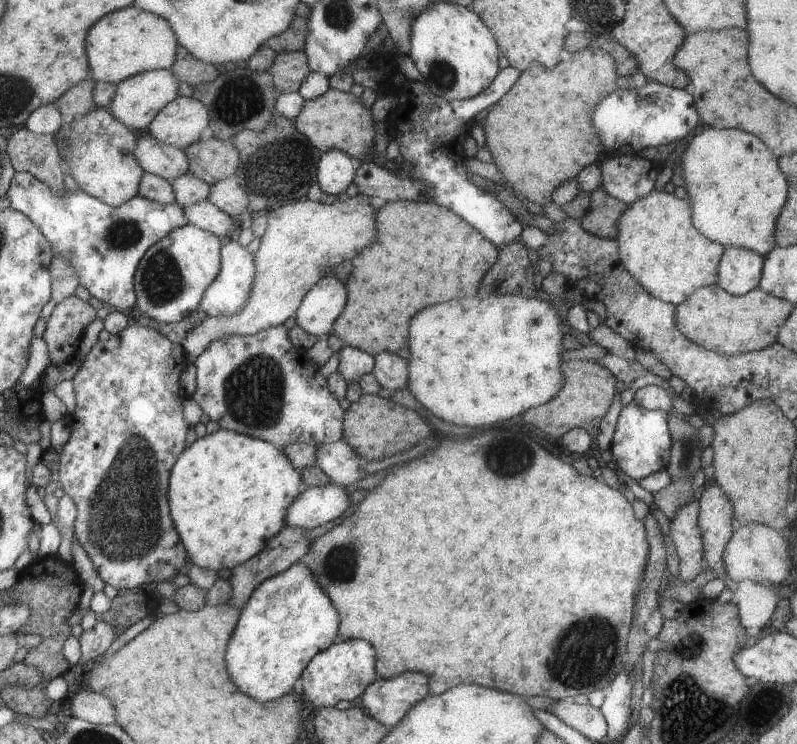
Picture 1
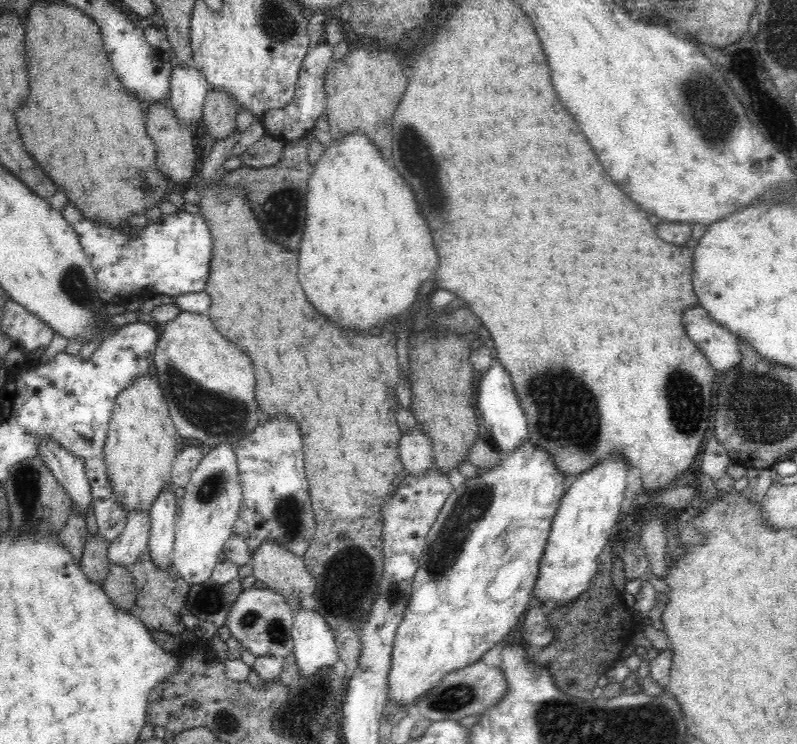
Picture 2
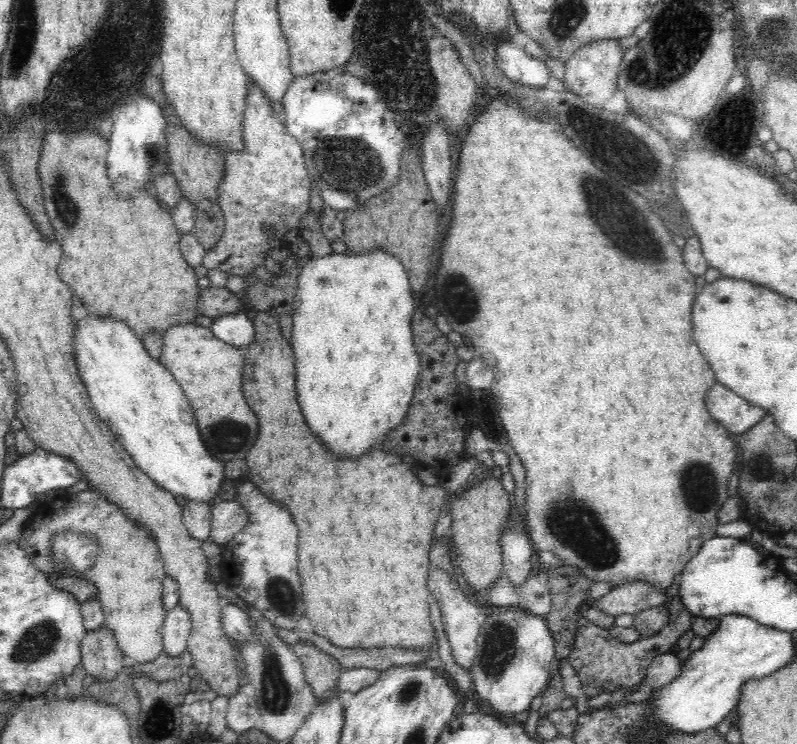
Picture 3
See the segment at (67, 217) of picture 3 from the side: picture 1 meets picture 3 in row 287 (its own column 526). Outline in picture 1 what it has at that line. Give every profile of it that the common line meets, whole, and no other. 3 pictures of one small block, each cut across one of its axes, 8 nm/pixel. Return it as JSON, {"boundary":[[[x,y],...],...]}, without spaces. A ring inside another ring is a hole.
{"boundary":[[[584,48],[581,51],[569,54],[566,61],[563,61],[562,64],[556,64],[554,68],[546,68],[542,66],[542,64],[533,63],[530,68],[521,72],[518,82],[514,84],[513,88],[510,88],[510,92],[490,108],[488,116],[486,116],[486,119],[483,121],[484,132],[486,132],[486,146],[488,146],[488,150],[492,152],[494,164],[498,170],[500,170],[504,183],[508,184],[508,186],[510,186],[518,195],[526,198],[526,200],[529,200],[530,202],[544,206],[552,202],[554,190],[556,190],[560,184],[578,176],[578,172],[581,172],[582,168],[597,163],[598,160],[600,160],[600,157],[604,155],[602,140],[598,138],[594,126],[590,124],[590,114],[592,114],[594,106],[596,106],[604,96],[610,96],[610,94],[616,90],[616,66],[614,66],[614,62],[615,61],[610,58],[610,54],[604,52],[604,50],[600,50],[600,48]]]}

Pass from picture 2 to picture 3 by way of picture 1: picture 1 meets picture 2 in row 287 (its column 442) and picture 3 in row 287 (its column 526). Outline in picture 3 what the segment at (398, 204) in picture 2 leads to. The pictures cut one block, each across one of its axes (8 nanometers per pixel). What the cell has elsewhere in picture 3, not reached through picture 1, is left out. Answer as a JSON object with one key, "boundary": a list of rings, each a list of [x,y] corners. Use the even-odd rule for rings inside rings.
{"boundary":[[[376,248],[372,252],[364,254],[328,254],[322,257],[310,257],[309,261],[299,272],[297,280],[297,294],[294,302],[293,328],[291,346],[296,362],[296,394],[300,400],[300,410],[304,412],[304,420],[308,420],[308,428],[336,452],[336,456],[362,456],[362,452],[368,452],[368,448],[376,448],[376,444],[382,444],[382,438],[396,428],[404,420],[412,403],[416,380],[420,374],[420,359],[414,345],[411,320],[415,313],[414,294],[410,288],[410,282],[406,269],[400,261],[390,252]]]}

